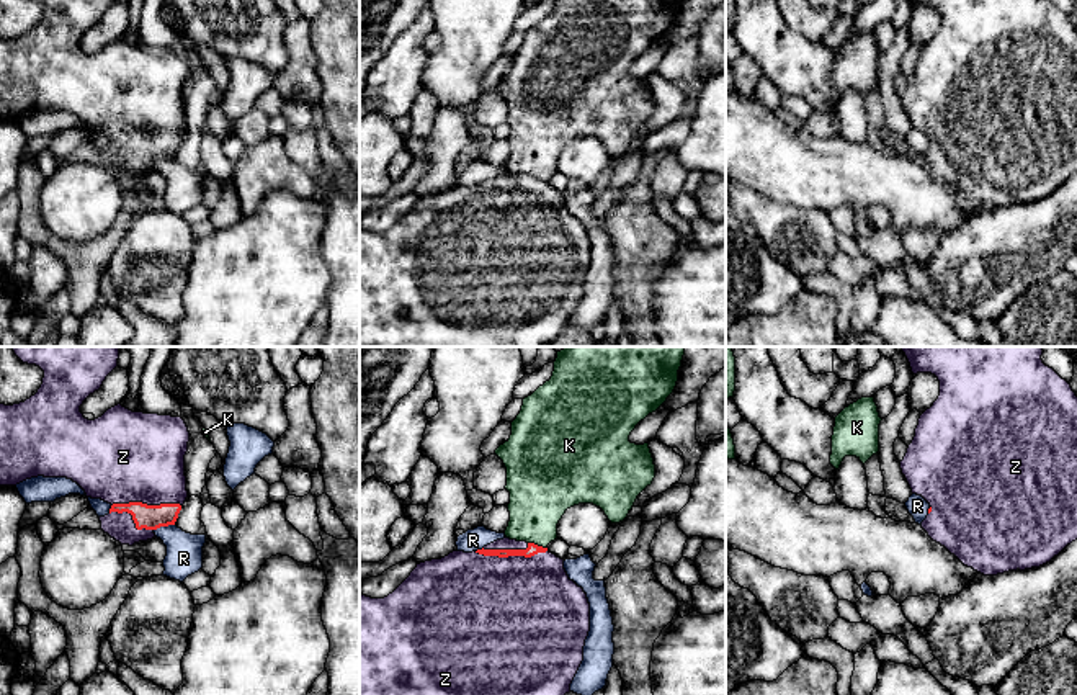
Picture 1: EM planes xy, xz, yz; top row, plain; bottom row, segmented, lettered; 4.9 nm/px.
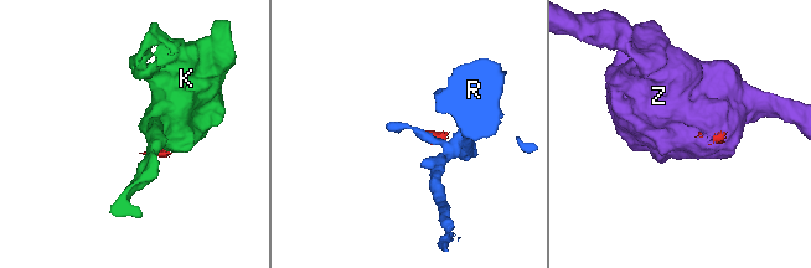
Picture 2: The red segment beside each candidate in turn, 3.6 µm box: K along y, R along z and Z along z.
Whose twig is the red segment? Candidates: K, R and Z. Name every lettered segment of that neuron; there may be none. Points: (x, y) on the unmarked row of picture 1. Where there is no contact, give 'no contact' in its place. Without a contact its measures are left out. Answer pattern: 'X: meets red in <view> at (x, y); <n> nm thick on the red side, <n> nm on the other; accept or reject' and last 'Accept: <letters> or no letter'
K: meets red in xz at (538, 180); 60 nm thick on the red side, 300 nm on the other; reject
R: meets red in xy at (164, 159); 130 nm thick on the red side, 180 nm on the other; reject
Z: meets red in xz at (510, 188); 60 nm thick on the red side, 480 nm on the other; accept
Accept: Z

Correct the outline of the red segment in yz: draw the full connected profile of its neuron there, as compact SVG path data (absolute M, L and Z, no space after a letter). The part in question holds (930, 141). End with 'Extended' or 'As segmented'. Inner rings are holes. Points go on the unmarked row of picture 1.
M910 0L912 7L932 7L940 15L940 29L927 43L915 62L915 70L900 95L912 128L922 129L928 137L928 149L922 162L928 170L945 180L964 200L984 209L997 209L1008 204L1039 201L1057 190L1067 178L1077 173L1077 29L1070 18L1049 0Z. Extended

